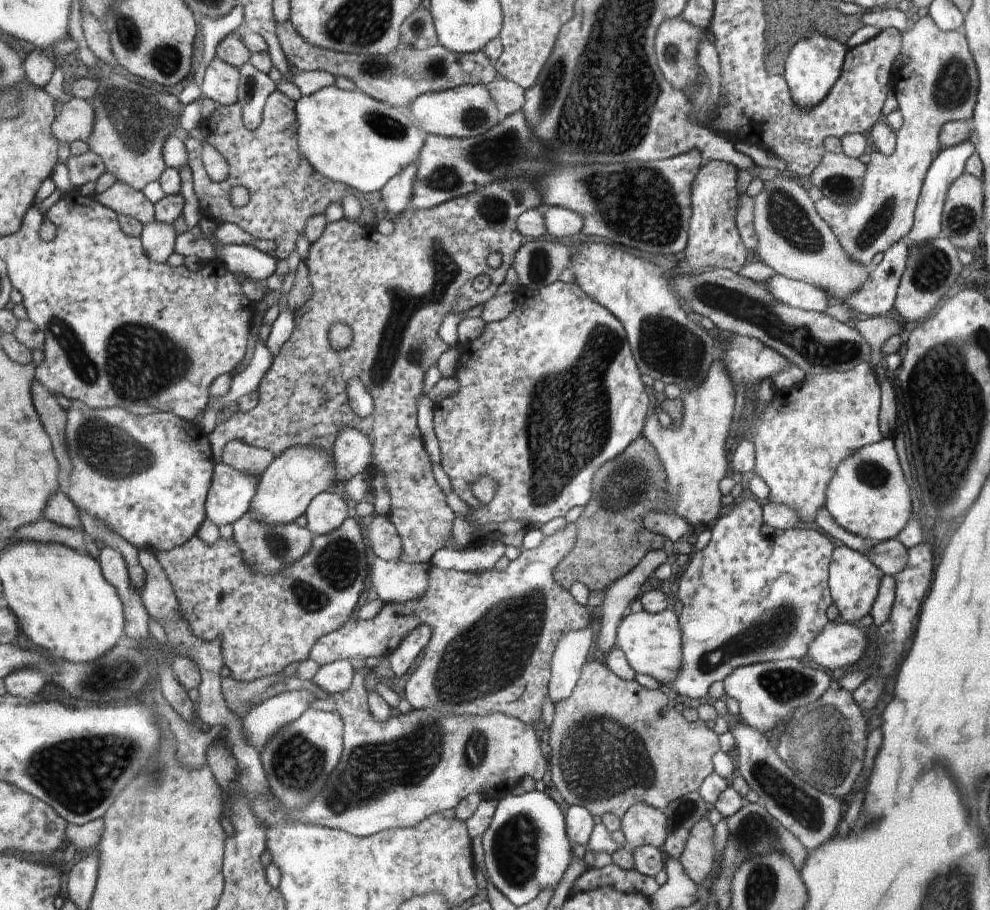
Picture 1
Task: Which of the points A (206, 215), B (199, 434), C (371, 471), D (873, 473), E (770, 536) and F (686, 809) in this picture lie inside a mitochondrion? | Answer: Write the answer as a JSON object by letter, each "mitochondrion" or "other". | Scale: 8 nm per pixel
{"A":"other","B":"other","C":"other","D":"mitochondrion","E":"other","F":"mitochondrion"}

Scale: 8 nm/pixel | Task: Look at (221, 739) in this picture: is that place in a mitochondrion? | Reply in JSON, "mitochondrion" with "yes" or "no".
{"mitochondrion":"no"}

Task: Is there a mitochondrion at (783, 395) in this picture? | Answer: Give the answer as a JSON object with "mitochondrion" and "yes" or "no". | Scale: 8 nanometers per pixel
{"mitochondrion":"no"}

